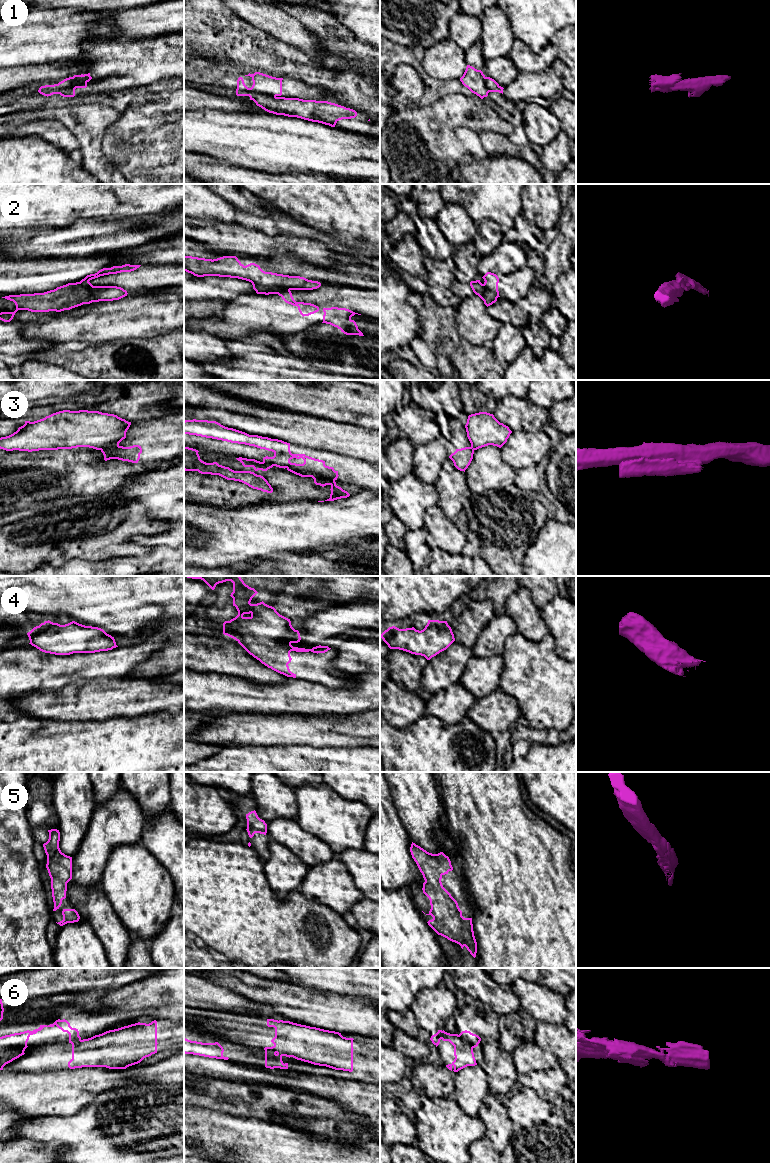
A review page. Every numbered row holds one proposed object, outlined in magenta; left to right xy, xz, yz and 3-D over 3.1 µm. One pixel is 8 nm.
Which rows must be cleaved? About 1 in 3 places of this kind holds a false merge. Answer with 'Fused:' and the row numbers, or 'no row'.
Fused: 1, 2, 3, 6

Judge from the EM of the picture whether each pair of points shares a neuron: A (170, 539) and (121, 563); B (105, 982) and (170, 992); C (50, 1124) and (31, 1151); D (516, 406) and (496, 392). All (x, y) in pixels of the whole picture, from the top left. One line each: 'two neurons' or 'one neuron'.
A: two neurons
B: two neurons
C: two neurons
D: two neurons

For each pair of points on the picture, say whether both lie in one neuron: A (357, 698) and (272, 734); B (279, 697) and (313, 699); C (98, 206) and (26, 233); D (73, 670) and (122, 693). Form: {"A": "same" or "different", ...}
{"A": "different", "B": "same", "C": "different", "D": "different"}

